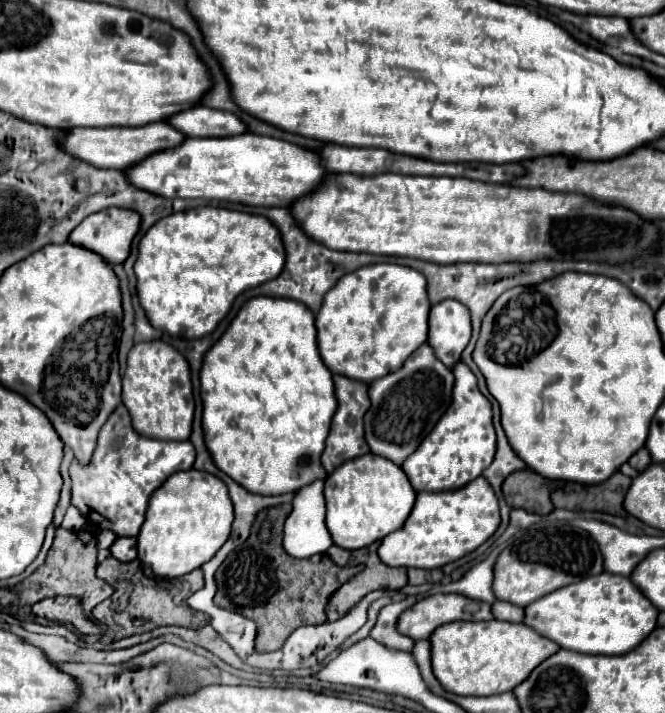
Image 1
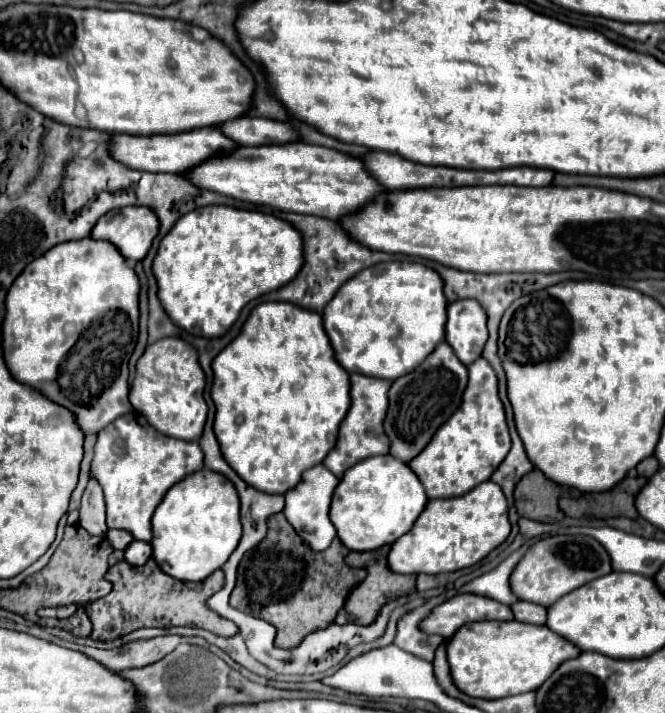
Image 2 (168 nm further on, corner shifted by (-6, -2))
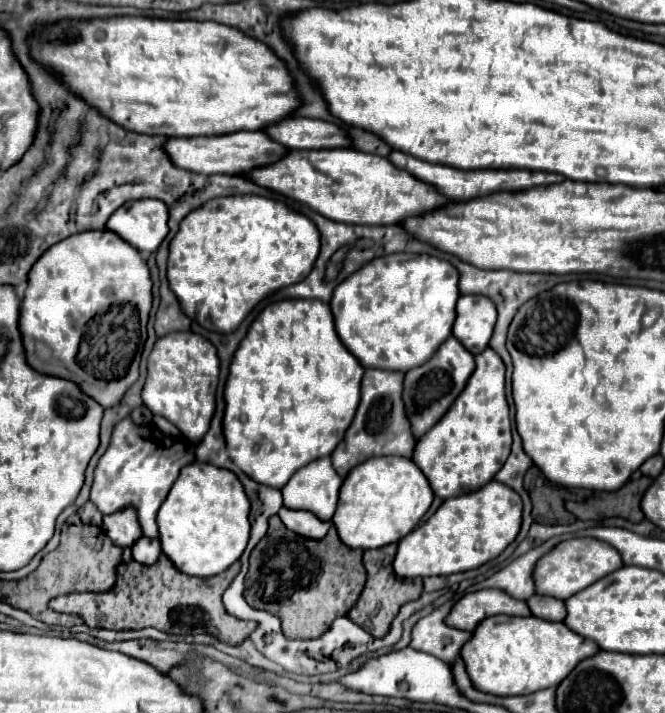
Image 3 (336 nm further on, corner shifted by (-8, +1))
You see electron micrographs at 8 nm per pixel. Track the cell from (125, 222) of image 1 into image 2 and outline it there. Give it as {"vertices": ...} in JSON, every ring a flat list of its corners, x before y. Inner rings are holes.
{"vertices":[[149,207,113,209,99,219,91,237,117,243,127,259,141,261,159,233,159,219]]}

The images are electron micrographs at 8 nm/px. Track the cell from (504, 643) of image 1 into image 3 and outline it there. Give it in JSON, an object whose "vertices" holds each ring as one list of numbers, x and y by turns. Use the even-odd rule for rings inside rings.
{"vertices":[[493,616,477,624,465,648,461,648,461,658,477,690,495,696,519,696,557,686,579,660,593,656,597,650,595,642,575,634,563,622,547,622,535,616]]}

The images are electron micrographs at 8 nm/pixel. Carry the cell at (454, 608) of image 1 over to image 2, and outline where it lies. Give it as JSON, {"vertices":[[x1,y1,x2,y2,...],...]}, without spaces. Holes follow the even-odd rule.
{"vertices":[[463,593,435,607,435,611,427,619,423,619,421,629,425,633,435,633,435,635,443,635,445,639,451,639,461,625,471,621,485,621,485,619,511,621,513,611,509,605,503,605,495,599]]}

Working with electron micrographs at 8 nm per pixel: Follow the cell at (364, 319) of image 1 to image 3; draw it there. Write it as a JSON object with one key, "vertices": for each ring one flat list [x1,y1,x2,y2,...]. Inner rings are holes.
{"vertices":[[389,254,367,262,361,270,353,272,349,280,343,280,331,300,331,312,335,318,335,330,345,344,345,348,361,362,363,368,381,368,407,372,417,368,433,356,433,352,451,336,451,326,455,322,455,302,459,298,457,290,459,274,457,270,439,258,429,254]]}

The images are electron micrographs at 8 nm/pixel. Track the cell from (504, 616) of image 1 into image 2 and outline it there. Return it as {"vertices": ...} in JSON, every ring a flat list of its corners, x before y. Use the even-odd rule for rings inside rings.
{"vertices":[[517,601,511,605,513,615,517,621,523,623,533,623,533,625,545,625,547,621,547,607,537,605,537,603,529,603,529,601]]}

